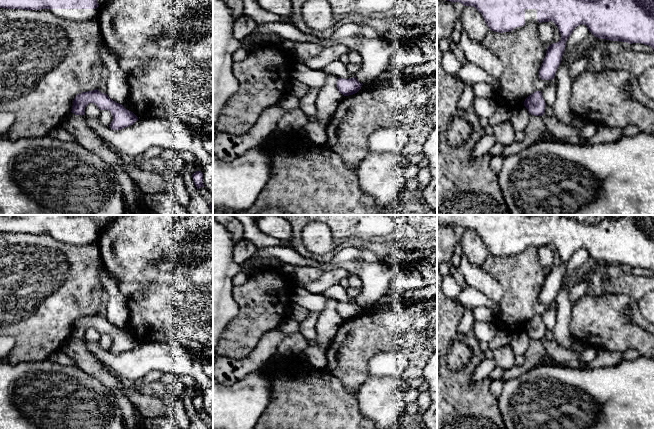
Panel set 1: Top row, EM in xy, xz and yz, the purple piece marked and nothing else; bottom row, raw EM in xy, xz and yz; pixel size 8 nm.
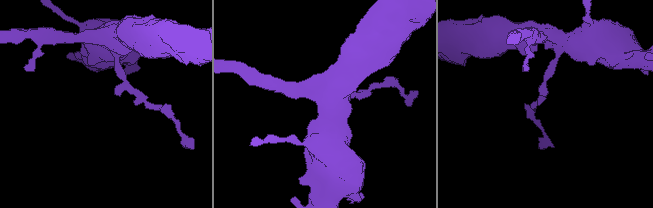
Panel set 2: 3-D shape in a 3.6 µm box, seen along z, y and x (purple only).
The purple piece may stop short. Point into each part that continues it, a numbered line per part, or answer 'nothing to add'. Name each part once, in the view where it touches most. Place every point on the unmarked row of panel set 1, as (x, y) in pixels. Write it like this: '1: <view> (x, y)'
1: xy (79, 239)

